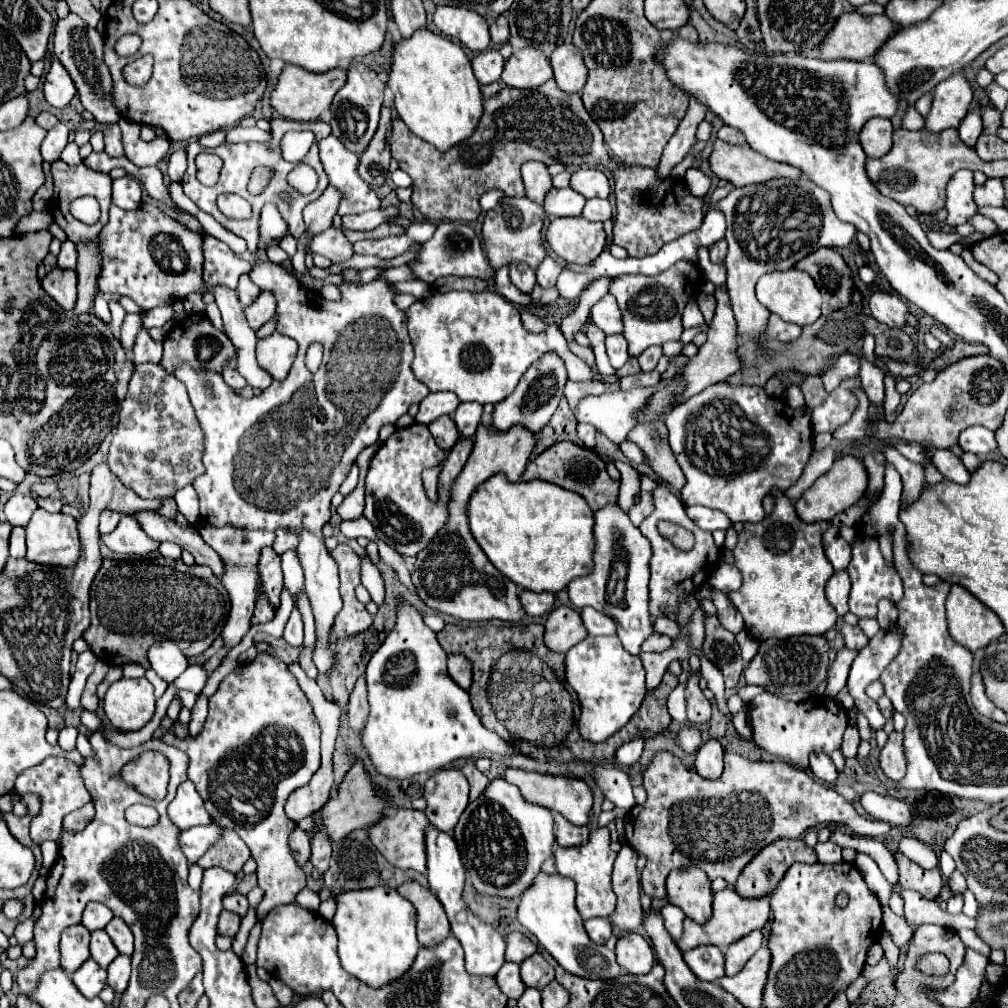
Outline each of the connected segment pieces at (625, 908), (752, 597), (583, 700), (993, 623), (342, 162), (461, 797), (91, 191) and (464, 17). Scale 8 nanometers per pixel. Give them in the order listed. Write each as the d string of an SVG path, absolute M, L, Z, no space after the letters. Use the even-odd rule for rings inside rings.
M624 843L612 873L612 889L618 903L608 921L624 933L640 927L640 873L636 869L636 859L636 851Z
M774 487L770 495L774 497L772 513L766 515L758 523L746 523L738 535L734 557L736 557L736 567L740 569L744 581L742 581L742 587L738 591L728 593L728 597L736 605L736 609L742 613L744 623L748 627L746 631L754 635L758 641L764 641L770 637L784 639L794 635L824 635L828 629L836 625L838 615L824 597L824 585L834 575L834 569L822 549L822 525L804 523L796 515L794 505L784 495L784 491L776 491Z
M616 635L592 637L574 645L566 653L566 681L578 693L582 715L578 719L580 735L592 743L600 743L622 729L644 701L644 667L638 657L624 651Z
M952 585L950 589L946 599L946 615L952 639L970 651L984 649L1006 631L1000 617L960 585Z
M334 135L322 139L318 147L320 147L320 159L330 179L330 185L344 195L338 209L340 217L350 213L366 213L380 207L380 199L376 191L370 189L356 173L356 167L358 167L356 153L348 151Z
M458 769L436 771L424 785L424 799L428 801L428 807L426 807L428 821L434 827L438 827L440 831L452 833L456 823L458 823L458 819L460 819L460 815L468 807L468 781L462 775L462 771L458 771Z
M60 159L52 163L52 175L54 175L54 197L52 197L50 203L48 203L48 211L52 211L54 221L68 233L68 237L70 237L72 243L78 243L78 241L82 241L82 239L86 239L86 241L96 239L96 237L100 235L100 229L102 229L102 227L106 225L106 221L108 221L110 189L112 189L112 179L110 179L110 175L100 173L100 171L94 171L94 169L86 167L84 163L80 163L80 165L66 165L66 163L60 161ZM82 195L94 195L94 197L98 199L98 203L100 203L102 217L100 217L100 221L94 223L94 225L86 225L86 223L74 219L72 213L70 213L70 203L72 203L76 197L82 197Z
M436 7L434 25L446 35L460 41L470 51L484 51L490 47L488 23L470 9Z

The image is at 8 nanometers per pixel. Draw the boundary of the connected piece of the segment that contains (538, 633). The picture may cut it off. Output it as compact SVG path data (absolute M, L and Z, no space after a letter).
M446 625L440 633L438 633L438 641L442 645L442 649L446 653L462 653L466 655L466 659L472 663L472 675L474 675L474 683L470 687L470 699L472 699L472 707L476 711L476 715L480 715L480 721L484 723L486 729L496 731L498 735L506 735L506 729L500 725L500 721L496 719L492 705L488 703L488 693L486 693L486 683L488 683L488 675L492 669L492 663L512 651L512 649L526 649L534 655L538 655L542 661L546 661L554 671L558 679L564 679L564 655L560 653L552 653L546 645L544 645L544 627L542 625L518 625L518 627L462 627L462 625Z

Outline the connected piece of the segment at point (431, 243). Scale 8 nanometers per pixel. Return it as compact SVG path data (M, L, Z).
M452 221L438 223L432 239L428 239L426 243L420 245L418 259L414 263L408 263L408 267L412 269L416 279L420 279L428 285L432 285L436 279L448 277L448 275L476 277L476 279L484 279L484 281L492 279L492 275L496 275L496 269L488 263L488 257L484 255L480 239L472 231L472 227L468 223L452 223Z

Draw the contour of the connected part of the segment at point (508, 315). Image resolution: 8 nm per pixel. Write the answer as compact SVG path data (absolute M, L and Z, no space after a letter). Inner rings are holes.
M434 291L432 297L412 303L404 315L414 345L414 375L431 392L452 391L460 401L494 405L508 397L524 371L546 353L556 353L564 361L572 381L594 379L590 367L568 349L568 341L556 323L544 333L524 329L516 305L494 291L478 295L468 291Z

